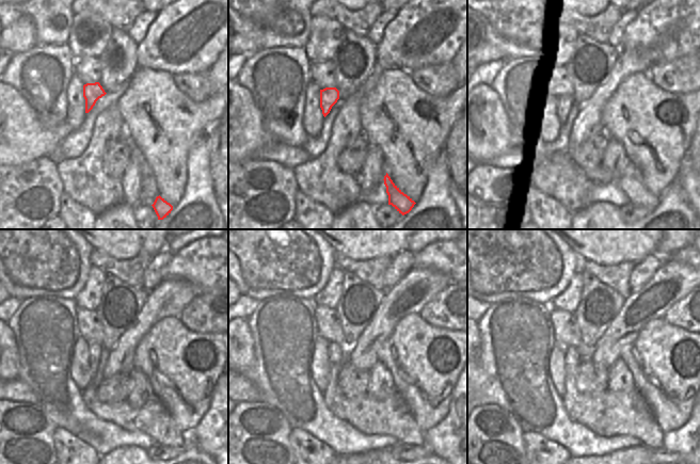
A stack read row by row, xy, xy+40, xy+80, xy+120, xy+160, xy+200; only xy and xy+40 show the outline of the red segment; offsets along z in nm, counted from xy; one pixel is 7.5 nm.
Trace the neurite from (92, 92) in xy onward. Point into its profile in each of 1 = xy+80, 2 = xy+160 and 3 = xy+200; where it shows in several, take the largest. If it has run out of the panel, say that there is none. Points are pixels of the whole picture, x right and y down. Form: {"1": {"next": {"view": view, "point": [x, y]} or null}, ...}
{"1": {"next": {"view": "xy+80", "point": [567, 101]}}, "2": {"next": {"view": "xy+160", "point": [391, 416]}}, "3": {"next": {"view": "xy+200", "point": [607, 414]}}}

